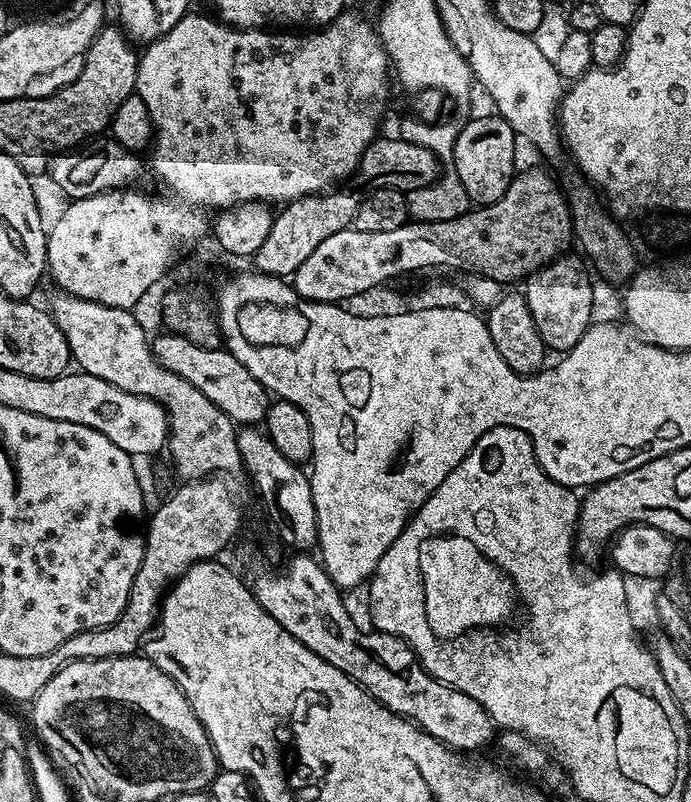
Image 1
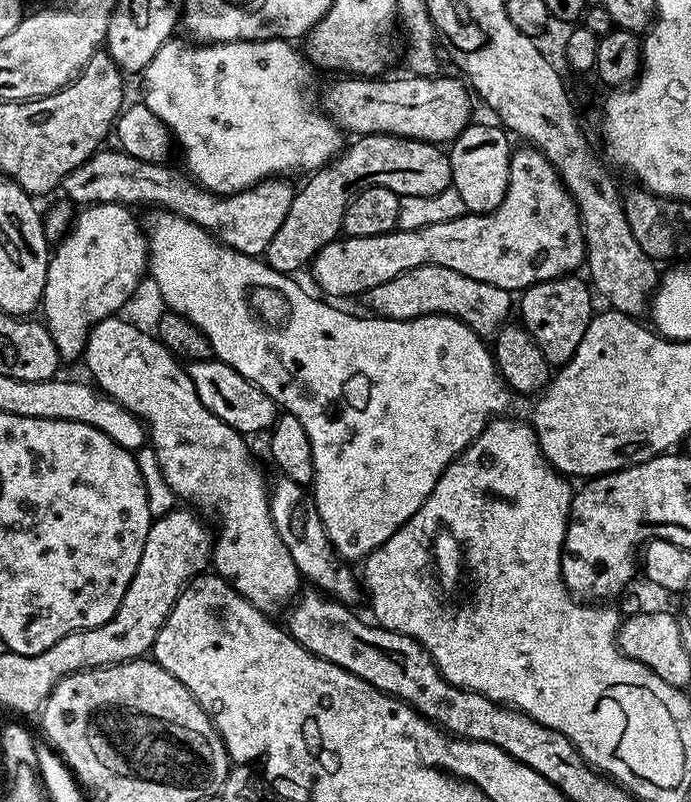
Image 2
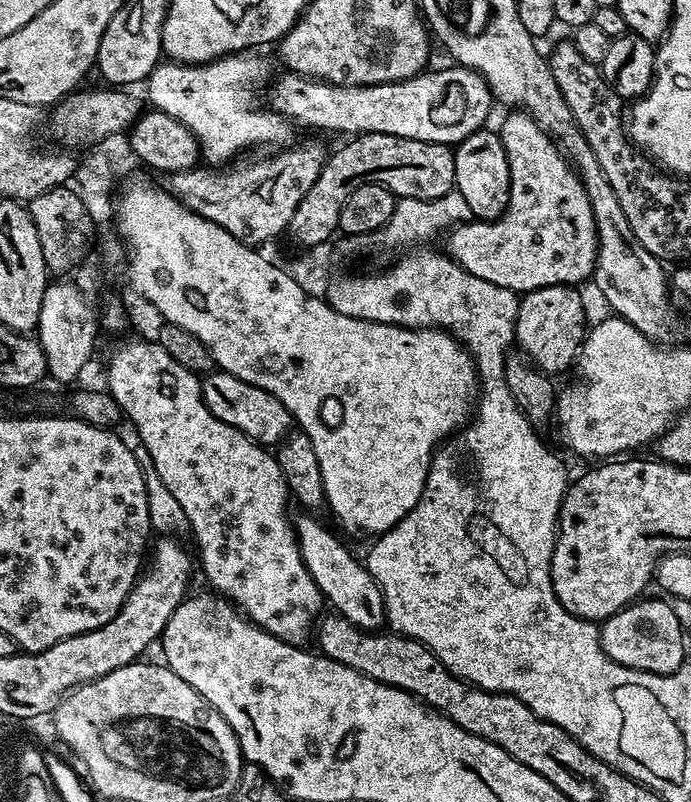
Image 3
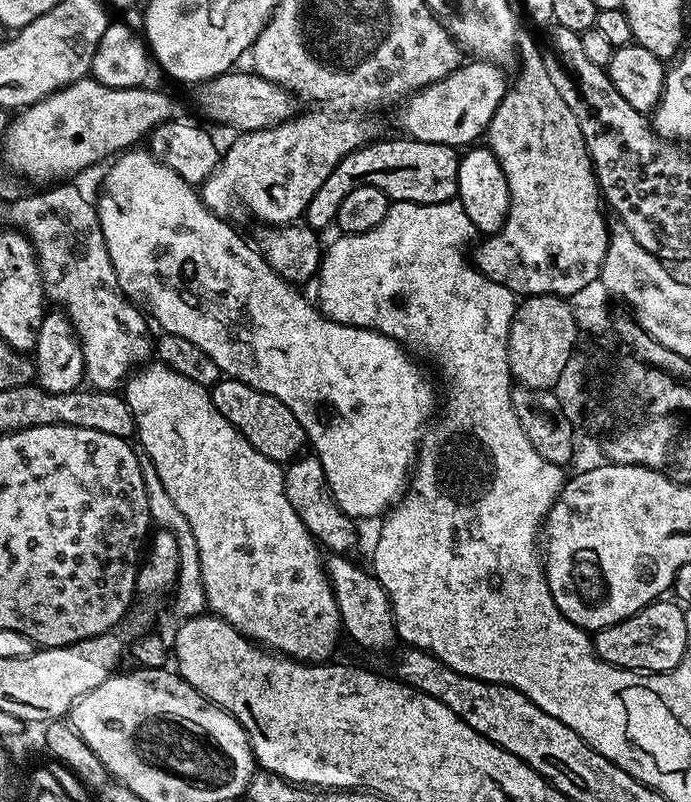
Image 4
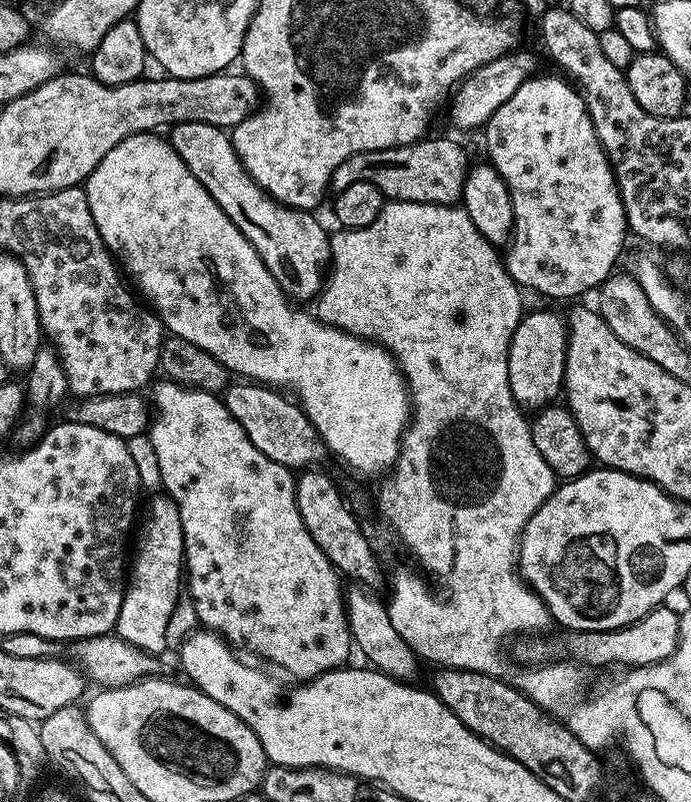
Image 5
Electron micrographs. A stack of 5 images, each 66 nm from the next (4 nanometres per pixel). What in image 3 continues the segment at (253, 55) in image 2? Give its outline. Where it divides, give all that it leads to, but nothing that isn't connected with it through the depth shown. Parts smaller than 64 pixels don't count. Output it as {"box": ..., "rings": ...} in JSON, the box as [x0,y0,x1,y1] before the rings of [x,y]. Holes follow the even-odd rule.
{"box":[146,54,293,165],"rings":[[[256,54],[221,56],[208,64],[161,62],[148,75],[146,89],[152,99],[151,107],[170,114],[170,118],[182,122],[182,126],[194,133],[200,143],[200,155],[212,163],[209,165],[227,165],[224,164],[227,160],[255,144],[284,146],[291,141],[288,139],[293,125],[285,117],[273,112],[271,107],[260,109],[252,105],[252,91],[273,79],[271,62],[264,56],[252,55]]]}

